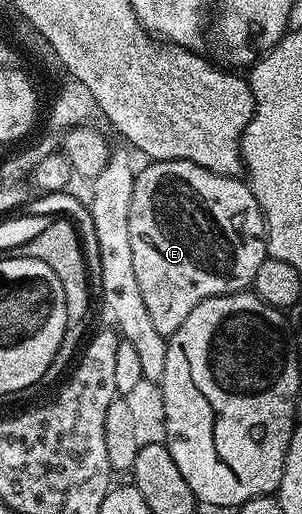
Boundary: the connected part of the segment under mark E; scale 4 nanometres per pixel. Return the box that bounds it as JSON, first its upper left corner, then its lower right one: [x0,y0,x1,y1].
[129,160,269,338]

